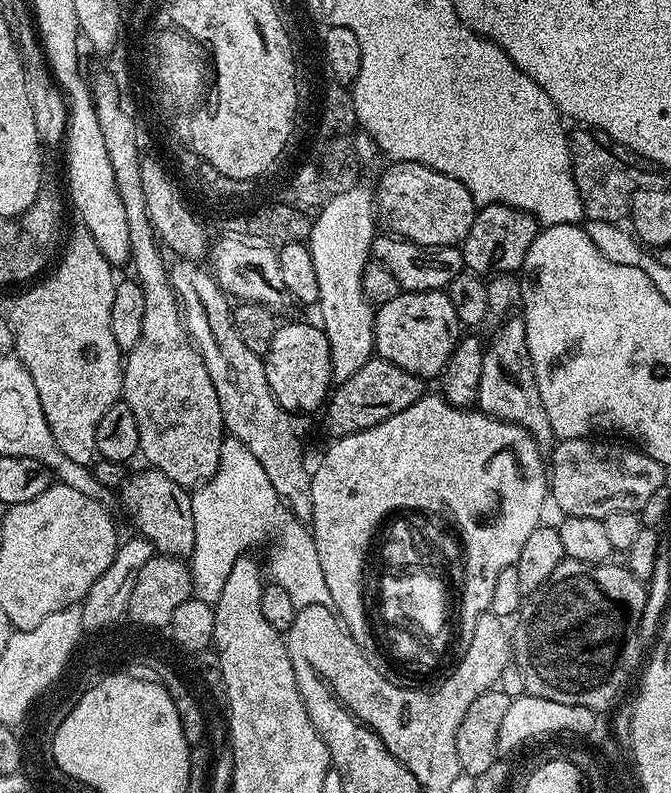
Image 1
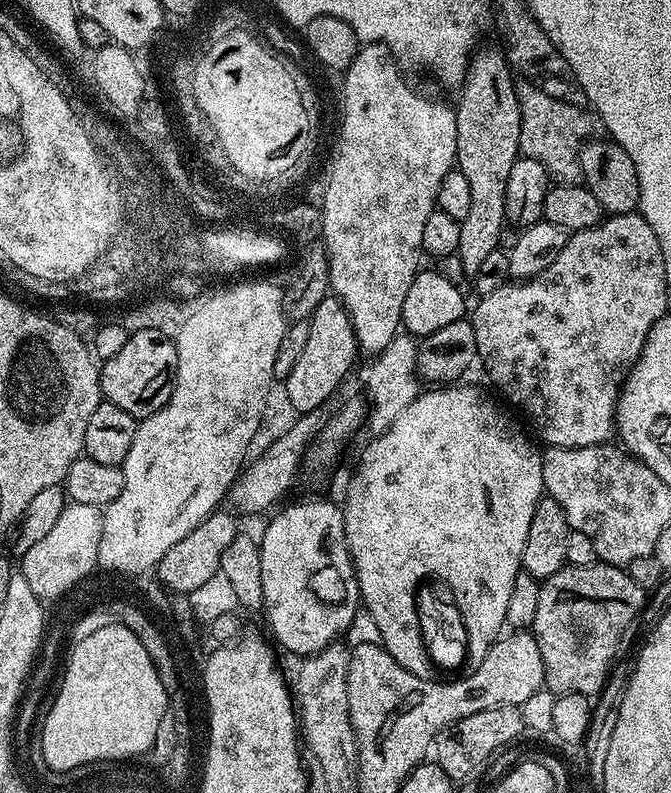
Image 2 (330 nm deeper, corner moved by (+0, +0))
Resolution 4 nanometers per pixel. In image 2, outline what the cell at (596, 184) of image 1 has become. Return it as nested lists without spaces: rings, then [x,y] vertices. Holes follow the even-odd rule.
[[[527,82],[517,83],[516,97],[520,103],[521,153],[527,159],[539,162],[553,181],[577,183],[581,179],[580,148],[593,135],[593,117],[588,117],[581,105],[550,98],[550,94],[542,94],[538,86]]]

